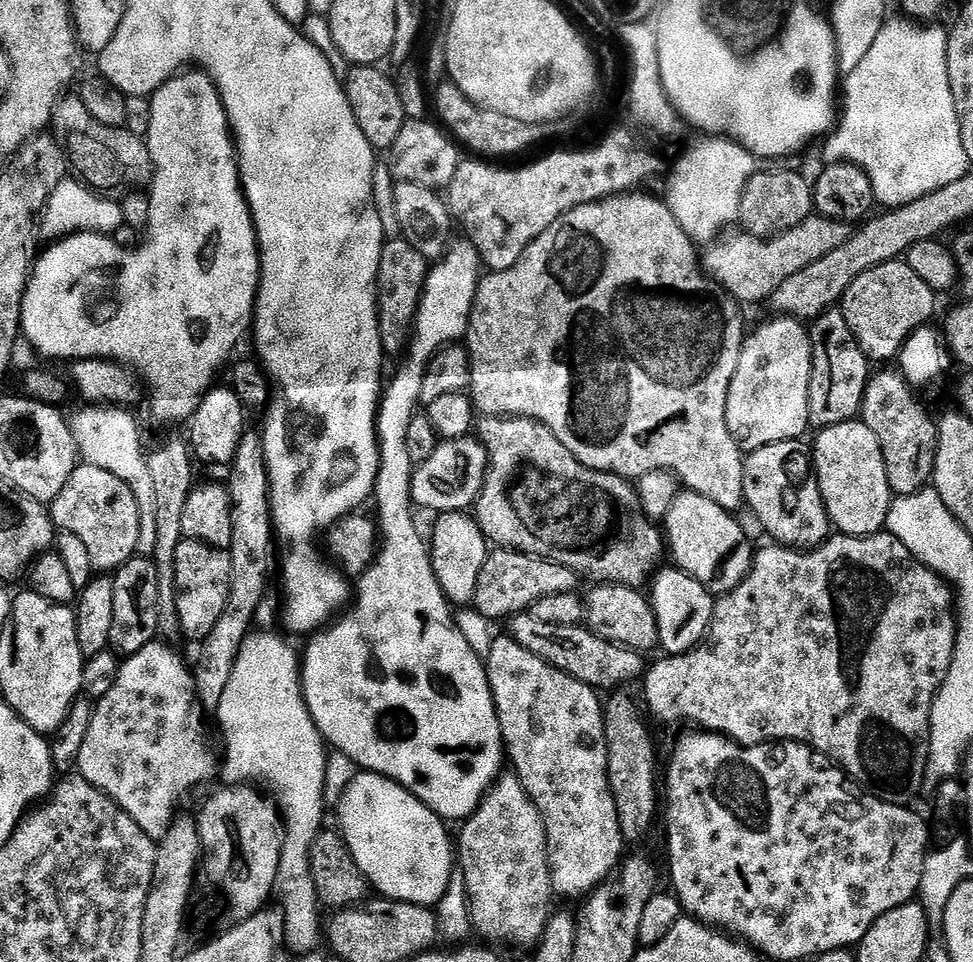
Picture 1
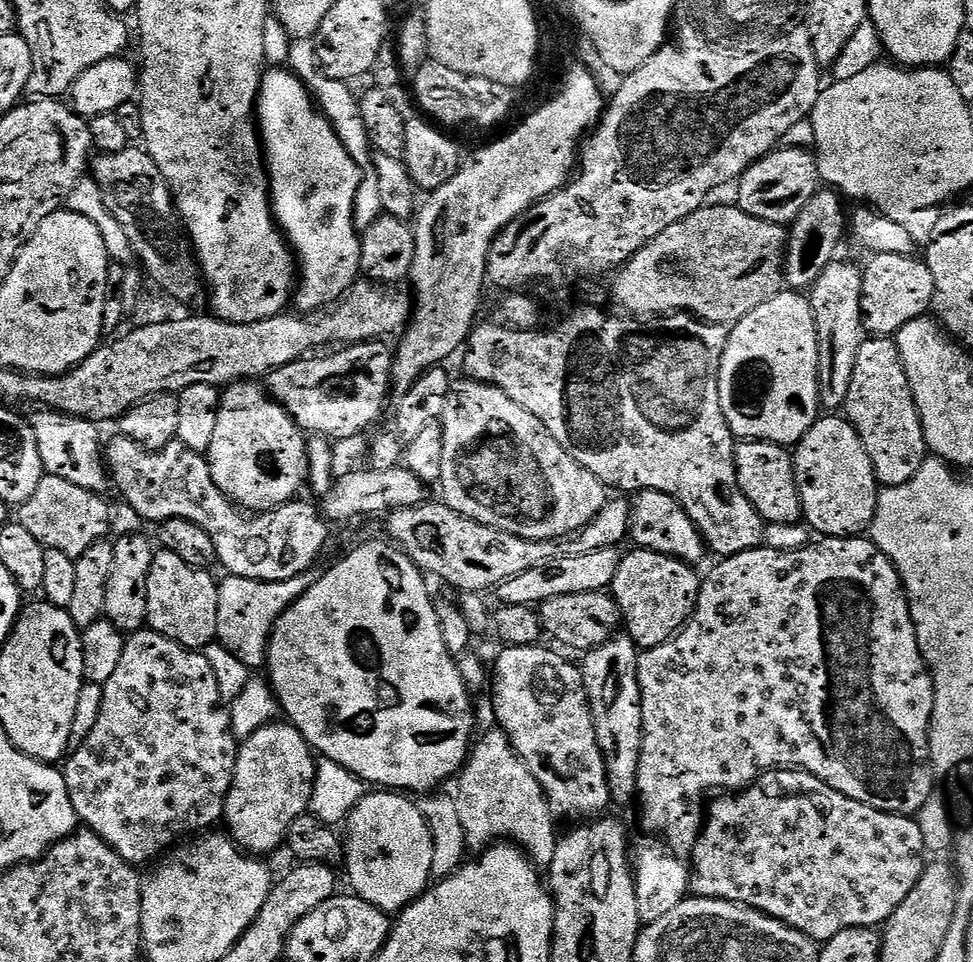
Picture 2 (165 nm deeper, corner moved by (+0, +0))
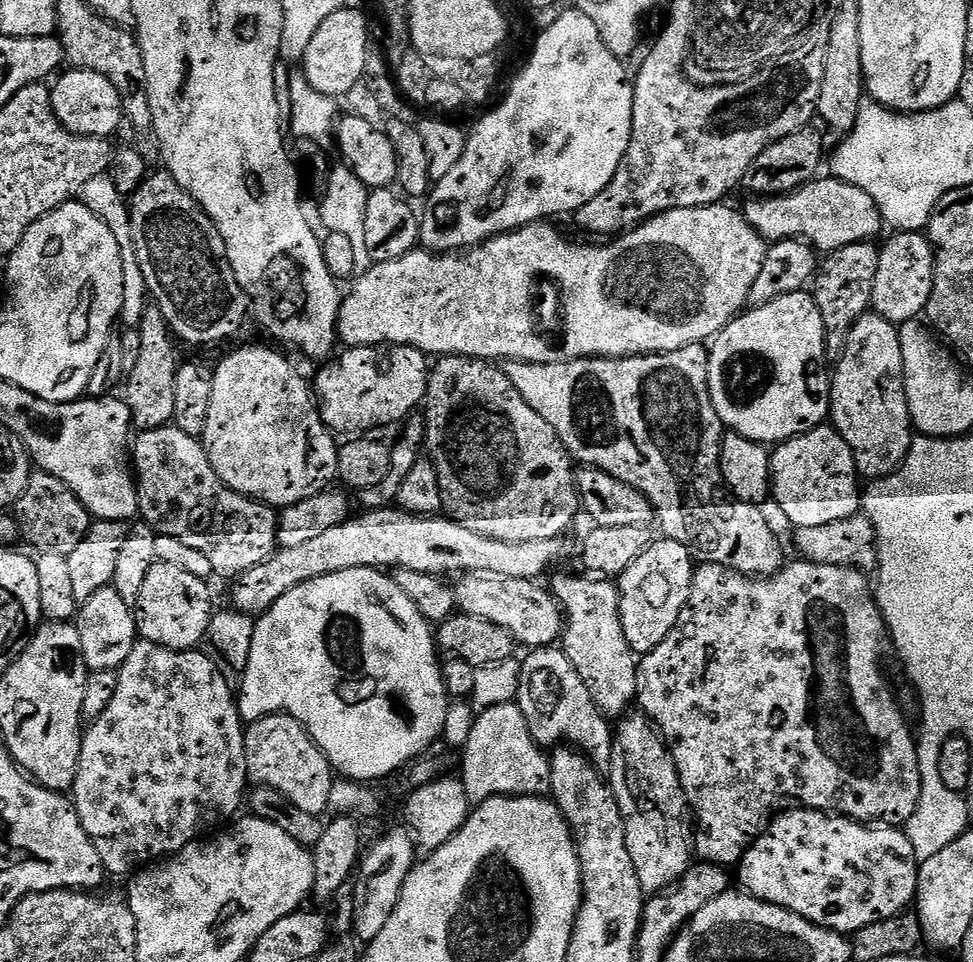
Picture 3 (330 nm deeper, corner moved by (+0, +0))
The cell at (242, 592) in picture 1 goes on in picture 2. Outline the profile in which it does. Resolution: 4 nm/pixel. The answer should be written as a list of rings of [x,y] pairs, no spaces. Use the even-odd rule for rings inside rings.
[[[233,382],[223,389],[220,398],[218,426],[214,426],[214,442],[210,442],[206,459],[210,474],[233,504],[252,514],[272,512],[297,499],[300,487],[308,480],[308,445],[305,433],[292,420],[291,414],[276,403],[256,382]]]

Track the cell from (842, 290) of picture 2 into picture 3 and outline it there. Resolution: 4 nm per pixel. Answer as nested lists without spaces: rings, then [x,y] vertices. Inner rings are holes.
[[[863,240],[842,246],[819,265],[818,275],[814,280],[814,295],[824,319],[826,348],[829,353],[839,354],[844,351],[844,343],[848,341],[848,335],[858,318],[862,318],[872,308],[872,291],[879,261],[880,248],[875,243]]]

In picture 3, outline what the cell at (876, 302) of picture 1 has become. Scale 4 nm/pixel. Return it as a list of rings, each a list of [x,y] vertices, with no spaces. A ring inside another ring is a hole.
[[[896,232],[892,234],[888,245],[883,245],[880,248],[878,274],[874,278],[874,290],[872,291],[872,308],[875,315],[886,318],[891,324],[897,326],[906,323],[907,320],[917,319],[927,309],[930,302],[935,273],[936,254],[932,250],[932,241],[924,232]]]

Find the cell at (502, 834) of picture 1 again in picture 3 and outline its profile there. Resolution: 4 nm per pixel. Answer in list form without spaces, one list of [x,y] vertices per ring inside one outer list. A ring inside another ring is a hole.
[[[519,704],[496,705],[475,717],[469,740],[462,748],[462,781],[469,801],[483,802],[493,796],[539,796],[551,793],[552,766],[530,734]]]

